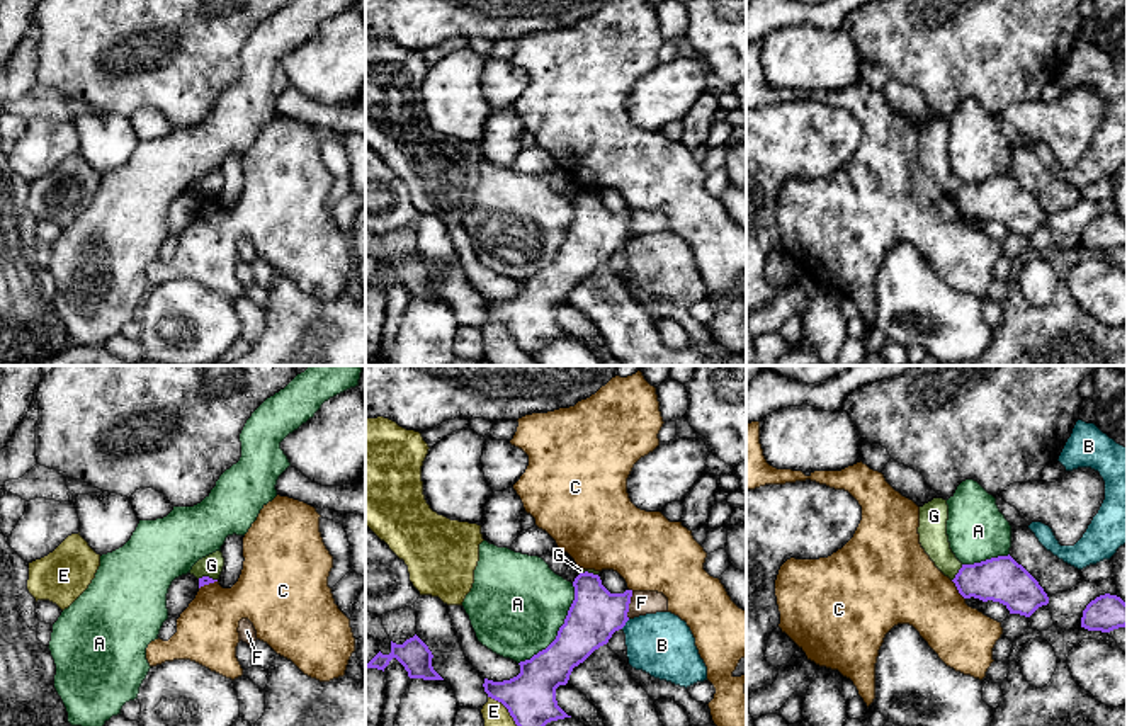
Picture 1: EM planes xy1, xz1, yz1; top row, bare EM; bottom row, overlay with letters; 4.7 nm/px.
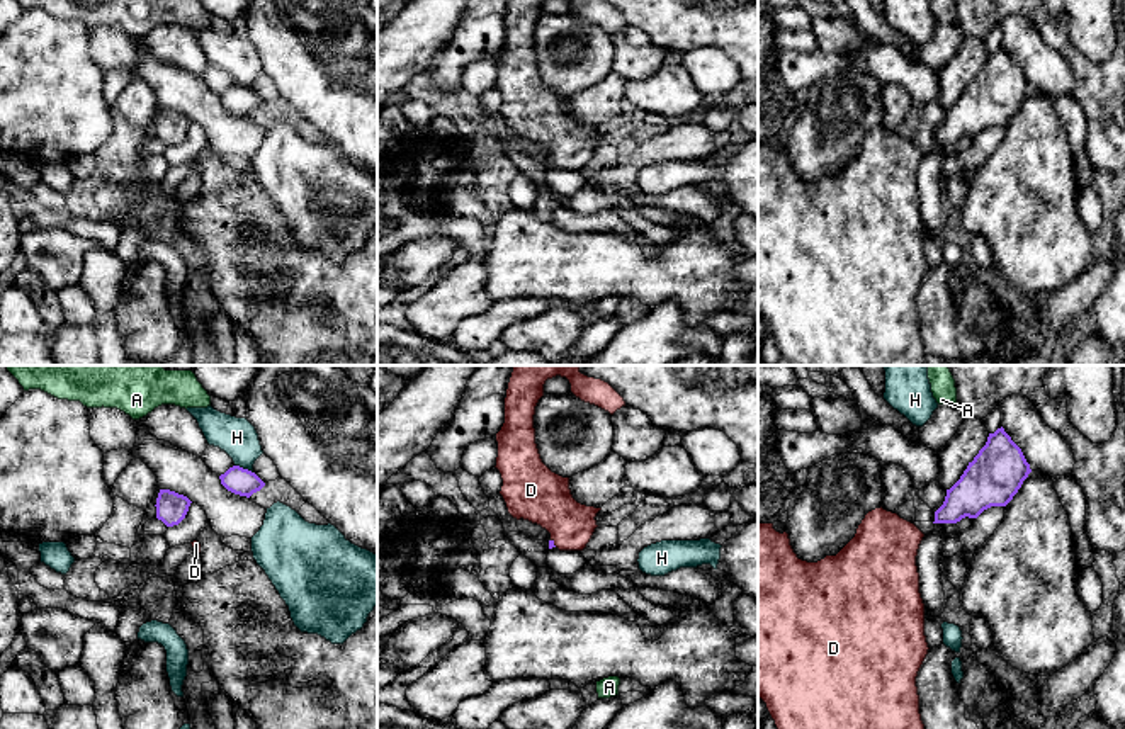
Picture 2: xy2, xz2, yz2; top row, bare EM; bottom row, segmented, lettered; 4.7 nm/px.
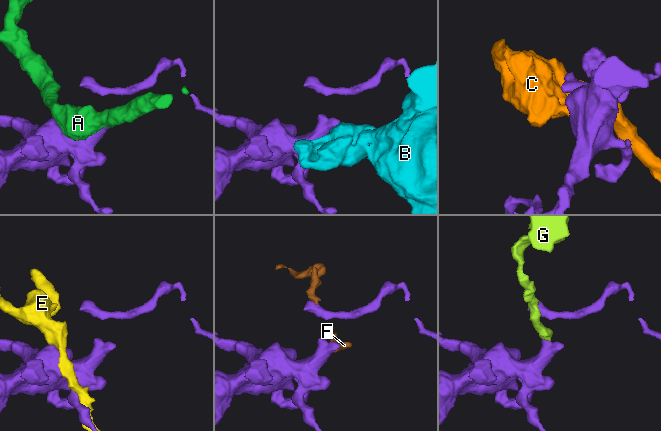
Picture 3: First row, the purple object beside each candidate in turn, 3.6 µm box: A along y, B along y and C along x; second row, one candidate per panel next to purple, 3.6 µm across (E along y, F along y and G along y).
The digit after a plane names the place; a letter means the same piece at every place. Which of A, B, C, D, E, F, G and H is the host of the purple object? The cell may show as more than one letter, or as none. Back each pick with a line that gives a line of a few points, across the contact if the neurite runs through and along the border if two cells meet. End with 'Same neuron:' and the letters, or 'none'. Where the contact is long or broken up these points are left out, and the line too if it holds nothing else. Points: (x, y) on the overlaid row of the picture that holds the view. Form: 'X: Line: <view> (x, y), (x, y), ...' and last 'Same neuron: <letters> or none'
D: Line: xz2 (551, 542), (553, 542), (554, 514), (534, 493)
Same neuron: D

